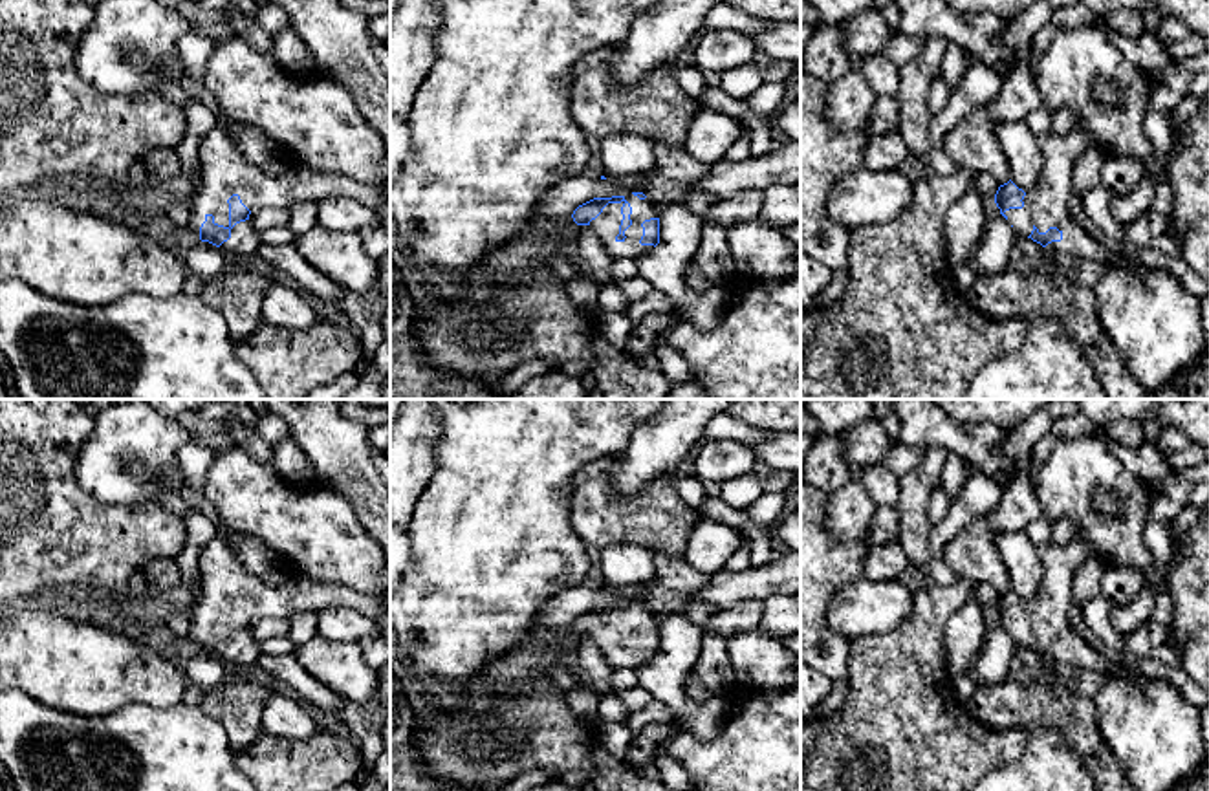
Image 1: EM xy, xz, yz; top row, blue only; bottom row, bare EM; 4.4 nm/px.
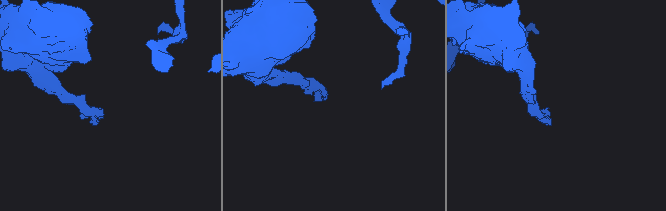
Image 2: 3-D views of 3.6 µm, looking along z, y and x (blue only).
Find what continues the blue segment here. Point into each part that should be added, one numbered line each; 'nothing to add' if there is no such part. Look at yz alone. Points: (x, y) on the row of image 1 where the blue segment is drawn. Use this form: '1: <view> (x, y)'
1: yz (1046, 204)

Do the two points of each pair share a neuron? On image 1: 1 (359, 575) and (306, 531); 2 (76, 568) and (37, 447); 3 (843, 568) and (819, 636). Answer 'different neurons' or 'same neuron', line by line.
1: same neuron
2: same neuron
3: same neuron

